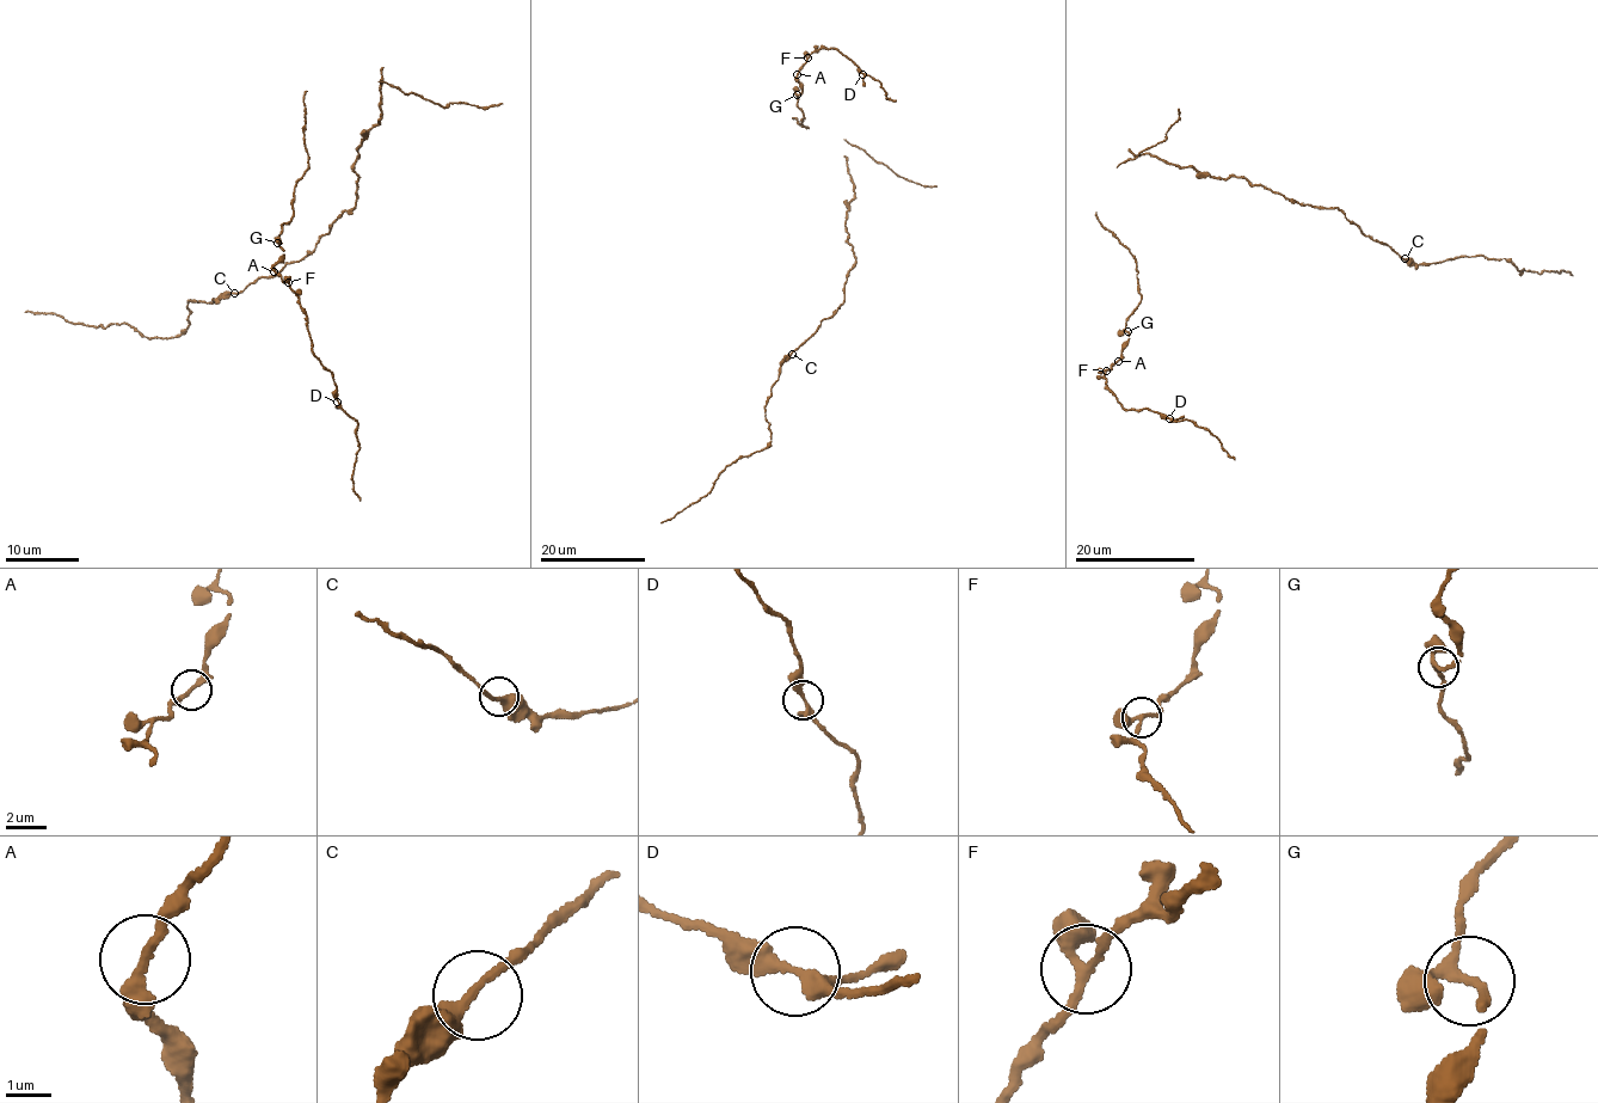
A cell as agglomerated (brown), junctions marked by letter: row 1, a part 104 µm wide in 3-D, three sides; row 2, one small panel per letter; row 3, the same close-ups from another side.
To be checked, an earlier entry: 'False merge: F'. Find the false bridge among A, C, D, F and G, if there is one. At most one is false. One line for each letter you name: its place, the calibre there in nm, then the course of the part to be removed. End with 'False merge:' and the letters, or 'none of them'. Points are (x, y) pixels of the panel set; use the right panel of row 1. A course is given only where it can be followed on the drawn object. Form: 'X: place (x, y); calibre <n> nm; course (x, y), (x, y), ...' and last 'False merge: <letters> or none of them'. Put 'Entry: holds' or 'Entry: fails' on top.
Entry: fails
False merge: none of them

